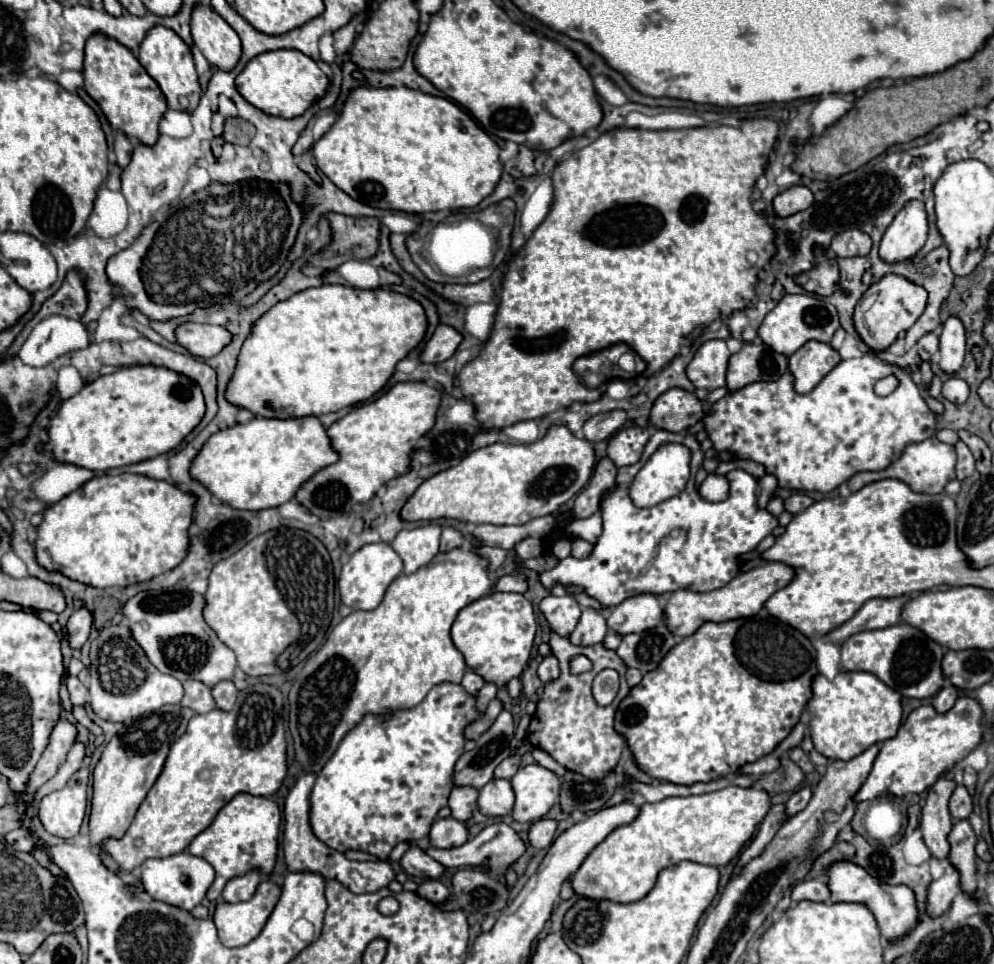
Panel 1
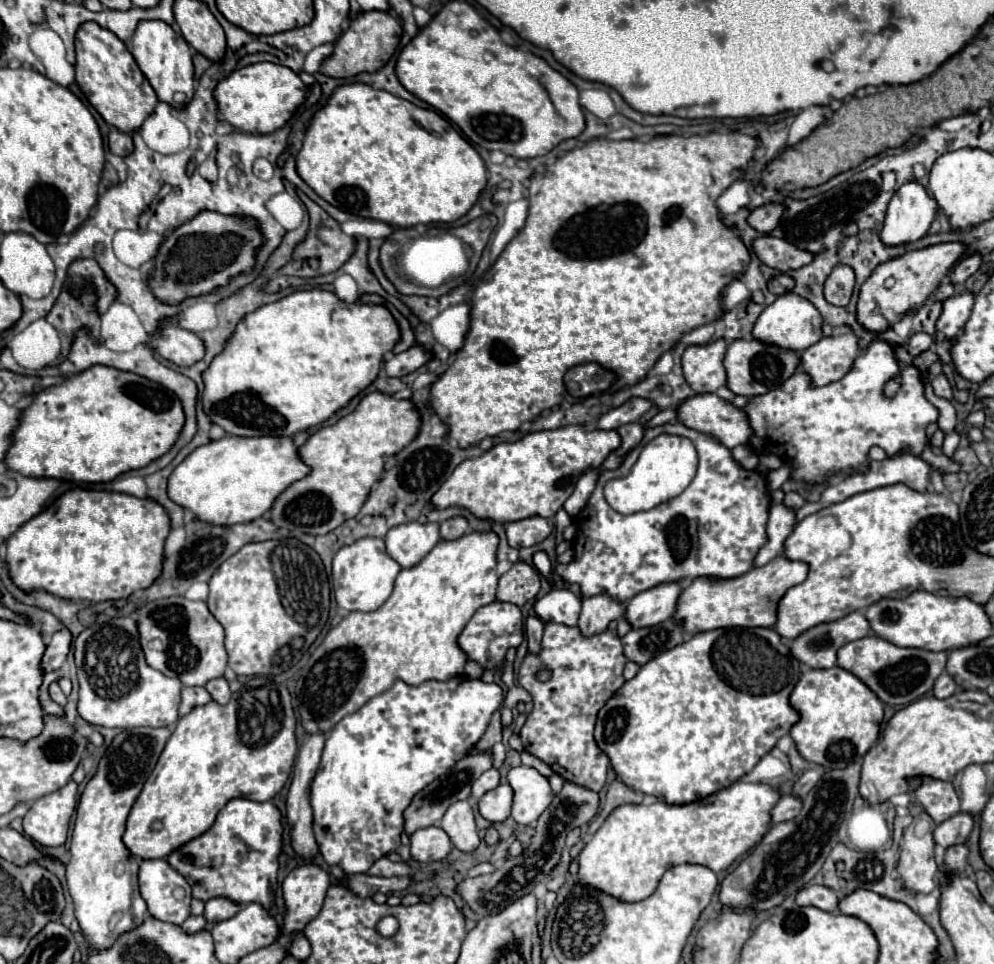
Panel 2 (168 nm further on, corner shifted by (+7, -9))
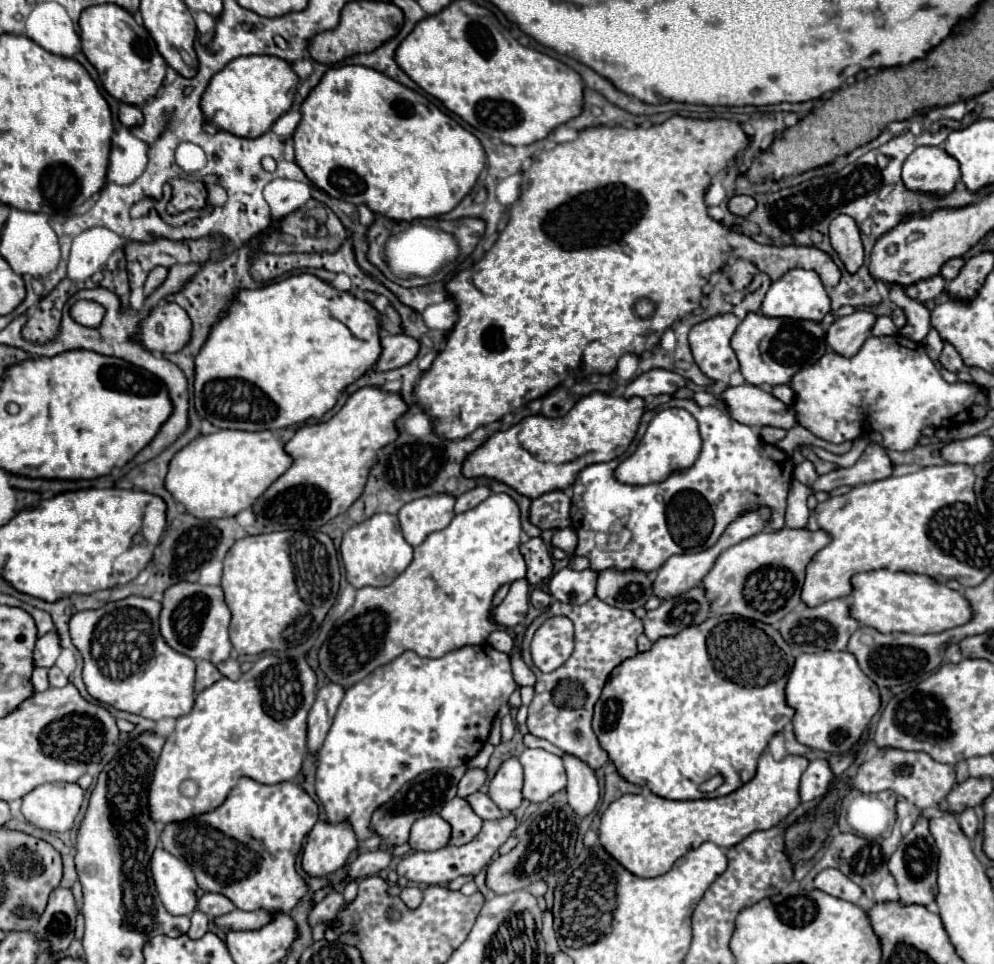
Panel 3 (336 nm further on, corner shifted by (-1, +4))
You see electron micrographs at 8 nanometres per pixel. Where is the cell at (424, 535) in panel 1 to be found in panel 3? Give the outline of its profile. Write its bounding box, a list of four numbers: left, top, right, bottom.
[399,493,455,547]

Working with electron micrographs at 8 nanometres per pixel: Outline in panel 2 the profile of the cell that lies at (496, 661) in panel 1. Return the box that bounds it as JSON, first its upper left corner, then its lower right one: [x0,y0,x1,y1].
[459,602,523,670]

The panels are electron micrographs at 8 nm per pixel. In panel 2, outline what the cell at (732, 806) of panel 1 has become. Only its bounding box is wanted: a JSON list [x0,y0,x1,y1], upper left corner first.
[579,782,779,902]

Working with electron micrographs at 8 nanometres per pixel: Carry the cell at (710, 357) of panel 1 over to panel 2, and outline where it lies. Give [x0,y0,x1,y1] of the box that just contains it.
[683,340,725,394]

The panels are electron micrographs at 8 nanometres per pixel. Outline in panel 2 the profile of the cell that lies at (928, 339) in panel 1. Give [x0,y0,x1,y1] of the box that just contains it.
[907,332,933,356]

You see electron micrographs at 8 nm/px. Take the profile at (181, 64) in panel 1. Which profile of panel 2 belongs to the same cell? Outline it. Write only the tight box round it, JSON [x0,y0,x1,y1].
[131,20,195,106]

